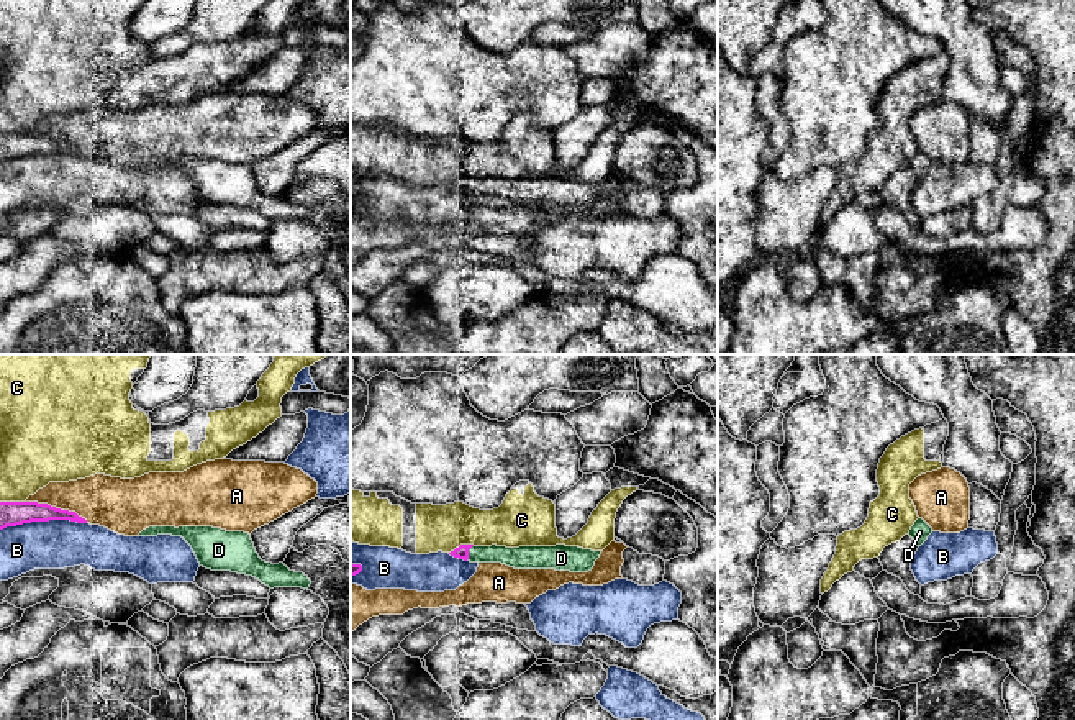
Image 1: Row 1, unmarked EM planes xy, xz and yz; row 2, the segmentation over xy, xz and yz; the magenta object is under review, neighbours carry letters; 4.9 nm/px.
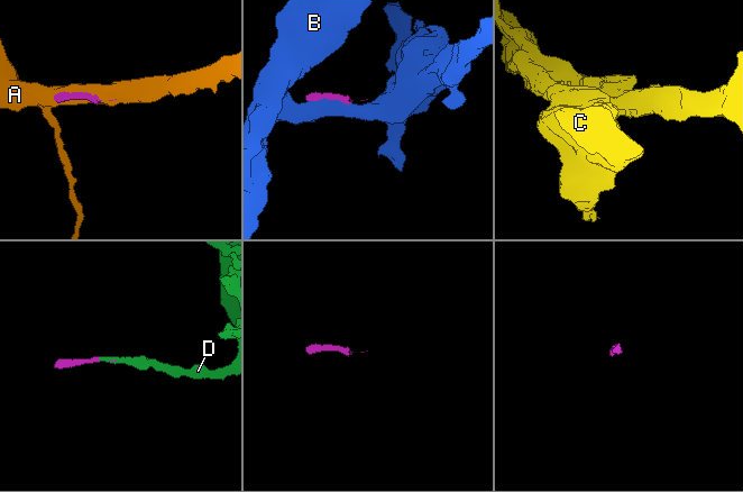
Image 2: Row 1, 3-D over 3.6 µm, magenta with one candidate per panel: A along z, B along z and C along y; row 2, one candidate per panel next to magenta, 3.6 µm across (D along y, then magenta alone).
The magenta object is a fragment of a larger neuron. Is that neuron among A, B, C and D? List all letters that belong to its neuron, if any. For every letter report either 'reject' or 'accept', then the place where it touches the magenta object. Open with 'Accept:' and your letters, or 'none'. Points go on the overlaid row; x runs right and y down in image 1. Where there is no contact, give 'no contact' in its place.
Accept: D
A: reject; contact xy (54, 507)
B: reject; contact xy (43, 520)
C: reject; contact xz (461, 545)
D: accept; contact xz (467, 551)

